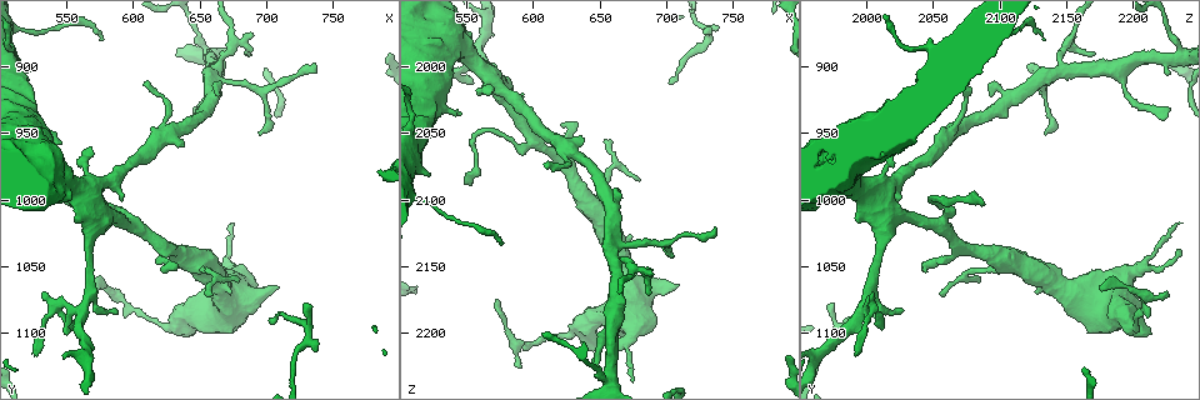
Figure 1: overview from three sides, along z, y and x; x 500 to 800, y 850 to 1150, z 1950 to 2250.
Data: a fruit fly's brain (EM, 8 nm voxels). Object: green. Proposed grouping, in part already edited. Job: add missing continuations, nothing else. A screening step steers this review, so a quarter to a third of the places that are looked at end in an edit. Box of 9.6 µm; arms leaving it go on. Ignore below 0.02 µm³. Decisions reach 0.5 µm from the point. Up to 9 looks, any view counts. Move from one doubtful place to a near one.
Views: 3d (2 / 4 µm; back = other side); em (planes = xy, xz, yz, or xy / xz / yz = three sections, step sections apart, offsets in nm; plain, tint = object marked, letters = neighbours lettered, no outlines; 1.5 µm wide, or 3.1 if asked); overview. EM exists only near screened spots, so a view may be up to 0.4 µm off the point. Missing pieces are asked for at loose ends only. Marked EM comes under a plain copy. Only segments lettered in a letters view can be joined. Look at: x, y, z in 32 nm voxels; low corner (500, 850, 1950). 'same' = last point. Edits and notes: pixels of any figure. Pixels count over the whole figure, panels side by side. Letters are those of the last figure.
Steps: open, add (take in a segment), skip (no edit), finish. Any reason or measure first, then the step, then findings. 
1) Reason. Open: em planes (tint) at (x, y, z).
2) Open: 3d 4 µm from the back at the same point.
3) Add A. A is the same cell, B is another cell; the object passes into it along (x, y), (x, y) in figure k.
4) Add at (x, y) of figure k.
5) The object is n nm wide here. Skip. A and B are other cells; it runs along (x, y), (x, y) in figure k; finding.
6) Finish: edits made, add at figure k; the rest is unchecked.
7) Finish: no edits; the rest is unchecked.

Free end. Open: em planes (letters) at (678, 1064, 2084).

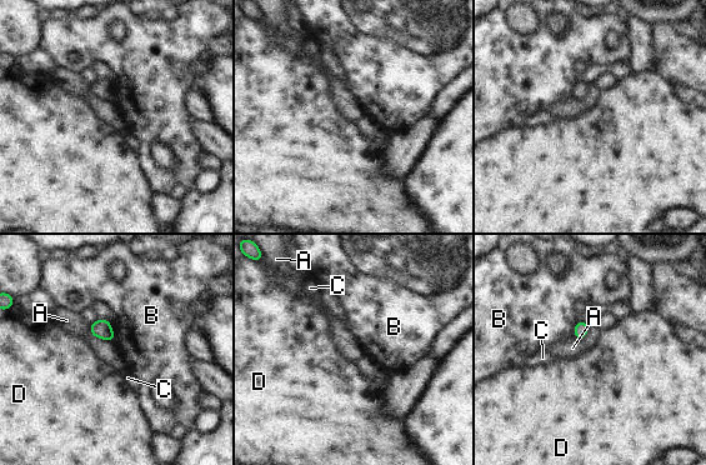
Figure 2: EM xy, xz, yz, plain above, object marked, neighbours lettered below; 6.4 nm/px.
The object is 80 nm wide here. Skip. A, B, C and D are other cells; a border runs along (89, 324), (91, 334), (113, 344) in figure 2; no lettered segment goes on from it.

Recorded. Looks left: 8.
An open end. Open: em planes (tint) at (702, 1090, 2012).

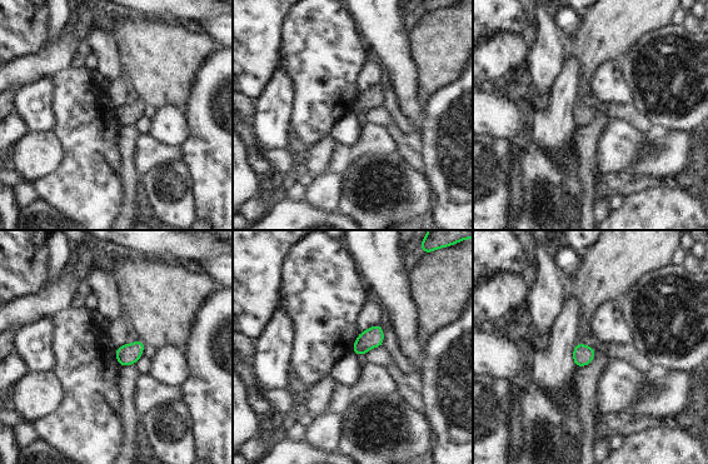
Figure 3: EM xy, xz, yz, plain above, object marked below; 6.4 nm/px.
What lies round it. Open: em planes (letters) at the same point.

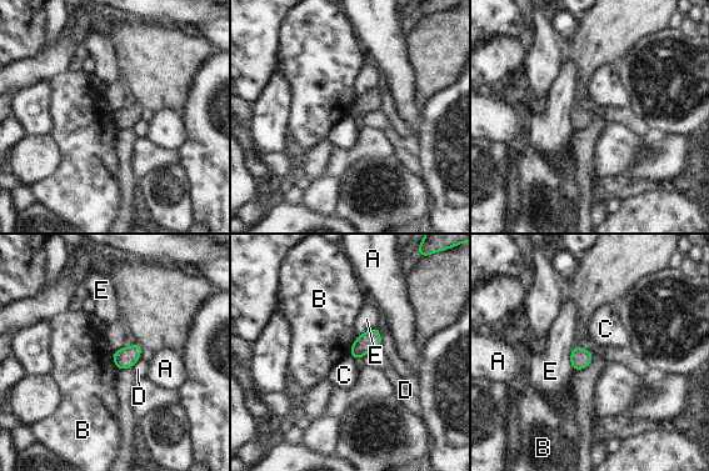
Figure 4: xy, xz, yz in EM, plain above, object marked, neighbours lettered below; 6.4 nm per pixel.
Skip. A, B, C, D and E are other cells; a border runs along (111, 351), (111, 359), (118, 369) in figure 4; none of them fits.

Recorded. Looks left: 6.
An open end. Open: 3d 2 µm at (570, 962, 2022).

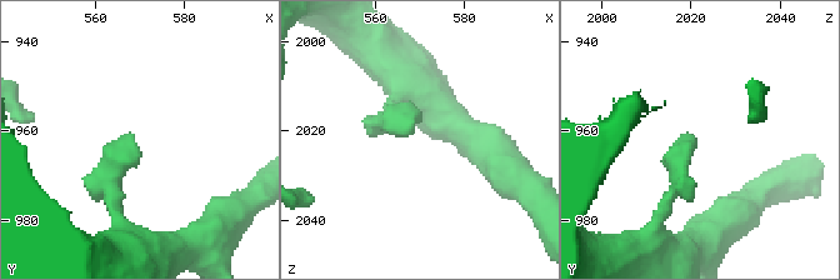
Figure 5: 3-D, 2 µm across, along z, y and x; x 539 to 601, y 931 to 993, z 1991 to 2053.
Open: em planes (letters) at (568, 960, 2020).

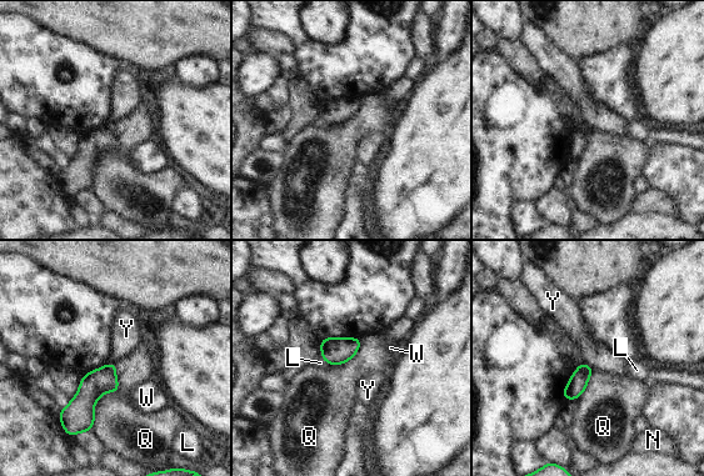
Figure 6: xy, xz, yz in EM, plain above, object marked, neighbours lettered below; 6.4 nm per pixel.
Skip. L, N, Q, W and Y are other cells; a border runs along (583, 361), (595, 370) in figure 6; none of them fits.

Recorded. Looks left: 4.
Stops while still wide. Open: em xy step 4 (tint) at (558, 1016, 1992).

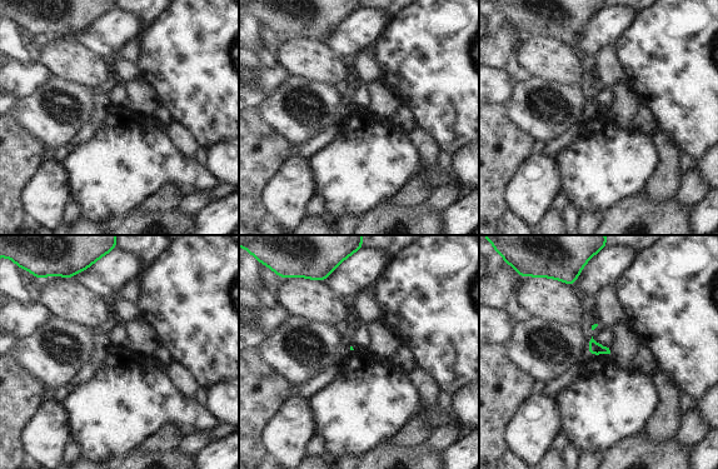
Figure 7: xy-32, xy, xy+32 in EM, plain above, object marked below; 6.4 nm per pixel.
Cut it another way. Open: em planes (letters) at the same point.

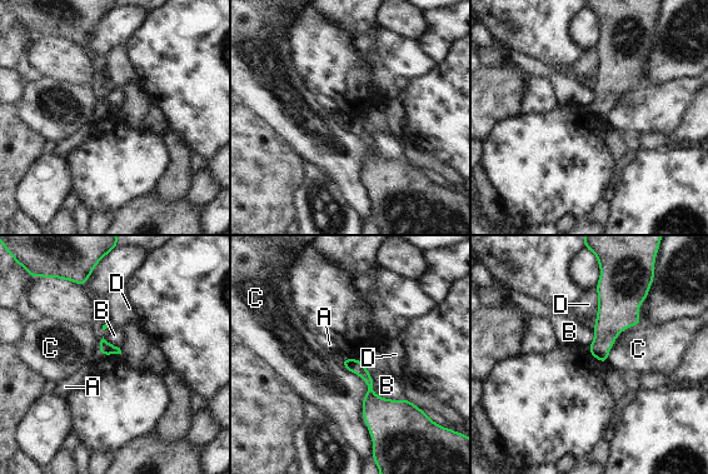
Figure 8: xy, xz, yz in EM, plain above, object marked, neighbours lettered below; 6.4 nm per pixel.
The longest contact is with C, 550 nm. Skip. A, B, C and D are other cells; none of them fits.

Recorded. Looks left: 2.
Finish: no edits; the rest is unchecked.

